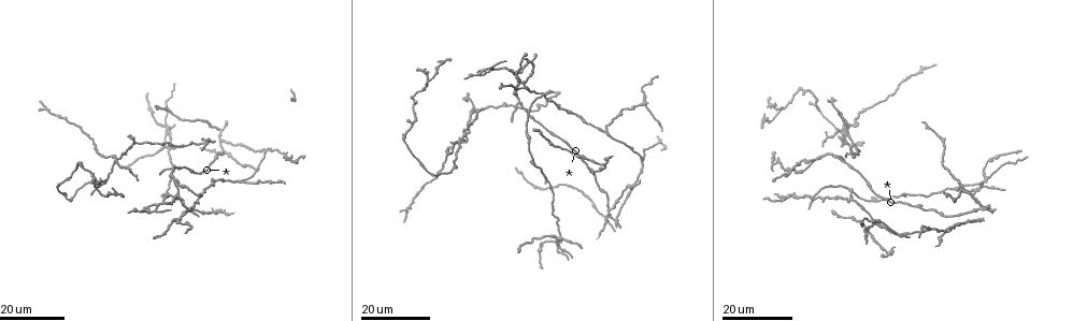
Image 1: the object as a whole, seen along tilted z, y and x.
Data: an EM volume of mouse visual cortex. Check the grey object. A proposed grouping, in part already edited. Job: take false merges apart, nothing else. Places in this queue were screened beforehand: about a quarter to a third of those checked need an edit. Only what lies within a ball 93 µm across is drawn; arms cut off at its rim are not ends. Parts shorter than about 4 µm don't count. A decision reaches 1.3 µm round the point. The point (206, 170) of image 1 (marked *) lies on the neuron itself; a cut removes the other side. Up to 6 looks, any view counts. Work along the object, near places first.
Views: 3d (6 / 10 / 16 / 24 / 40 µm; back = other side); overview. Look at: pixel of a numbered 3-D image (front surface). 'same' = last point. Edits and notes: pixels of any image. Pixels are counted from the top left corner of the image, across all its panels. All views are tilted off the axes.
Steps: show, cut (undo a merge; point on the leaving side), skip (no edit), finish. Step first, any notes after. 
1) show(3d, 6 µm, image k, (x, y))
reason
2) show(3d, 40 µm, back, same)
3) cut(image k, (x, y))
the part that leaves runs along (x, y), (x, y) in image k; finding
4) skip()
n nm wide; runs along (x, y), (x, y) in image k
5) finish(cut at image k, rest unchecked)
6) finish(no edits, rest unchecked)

show(3d, 16 µm, image 1, (517, 103))
two arms in line, one across

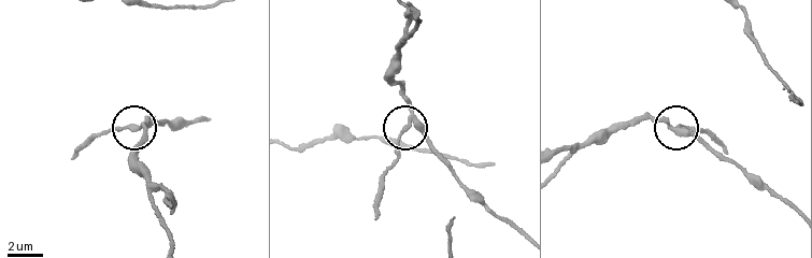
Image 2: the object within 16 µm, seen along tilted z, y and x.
show(3d, 10 µm, image 2, (139, 126))

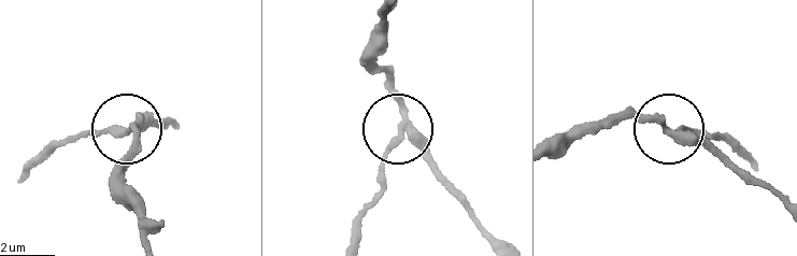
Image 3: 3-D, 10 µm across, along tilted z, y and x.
skip()
side arm 6 µm; runs along (174, 119), (70, 139) in image 3; one neuron here

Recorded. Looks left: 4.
show(3d, 16 µm, image 1, (537, 111))
thick turns thin

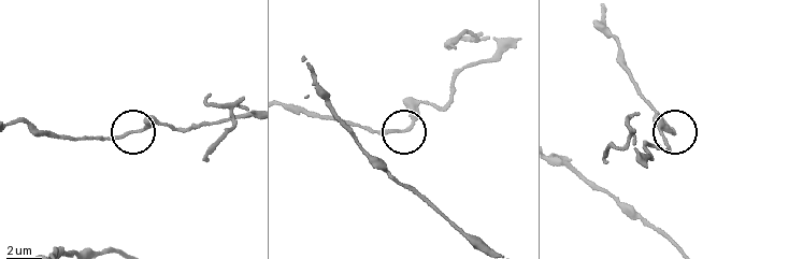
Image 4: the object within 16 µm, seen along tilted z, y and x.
show(3d, 10 µm, image 4, (399, 131))

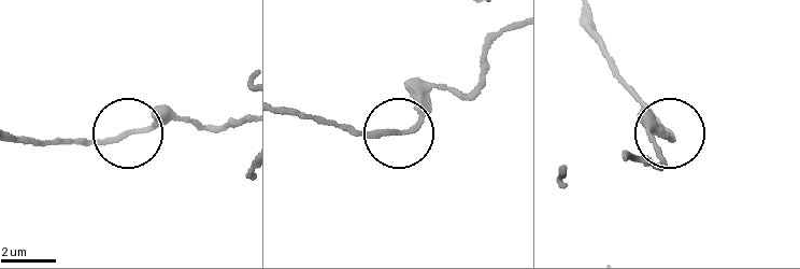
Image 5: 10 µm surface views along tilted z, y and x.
skip()
one neuron here

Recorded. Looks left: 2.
show(3d, 16 µm, image 1, (209, 143))
sudden change in width

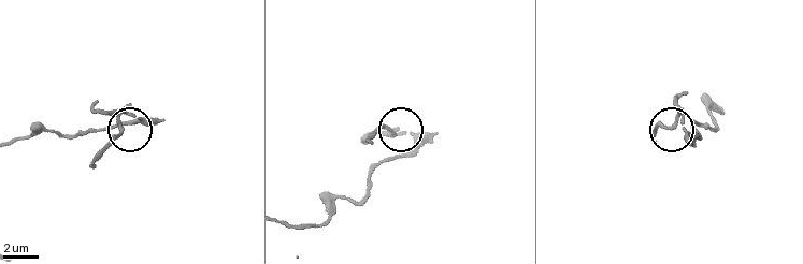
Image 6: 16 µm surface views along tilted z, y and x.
show(3d, 10 µm, image 6, (684, 122))
zoom in

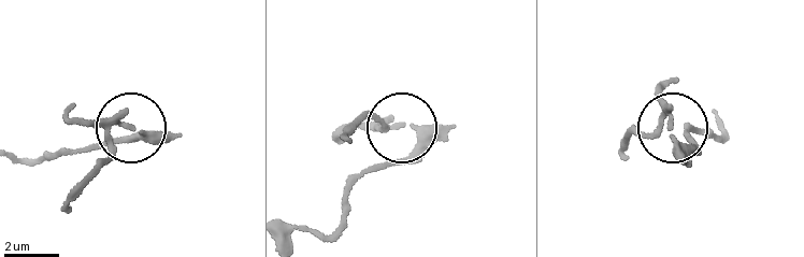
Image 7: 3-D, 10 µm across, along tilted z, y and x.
cut(image 7, (113, 122))
190 nm wide; the part that leaves runs along (674, 141), (668, 123), (630, 139), (628, 156) in image 7; a second neuron is stuck on

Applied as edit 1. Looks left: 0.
finish(cut at image 7, rest unchecked)

